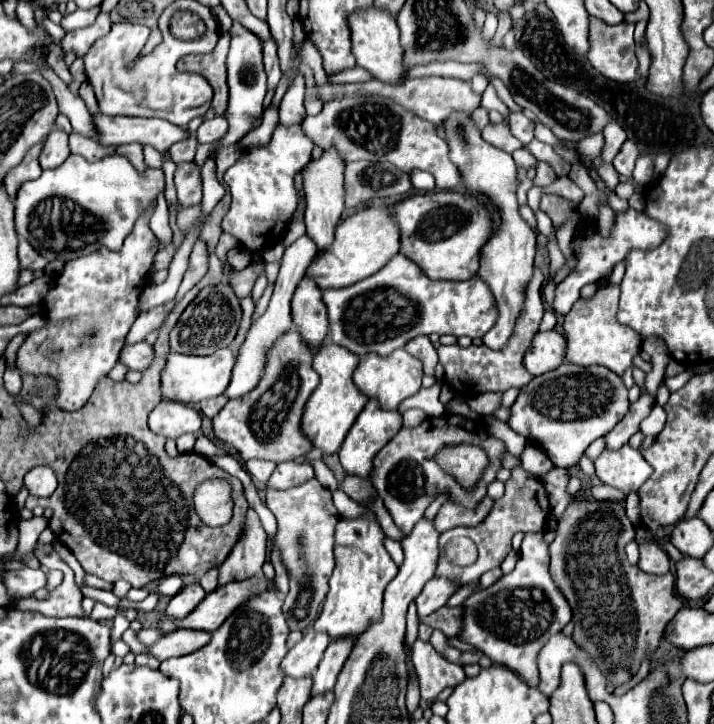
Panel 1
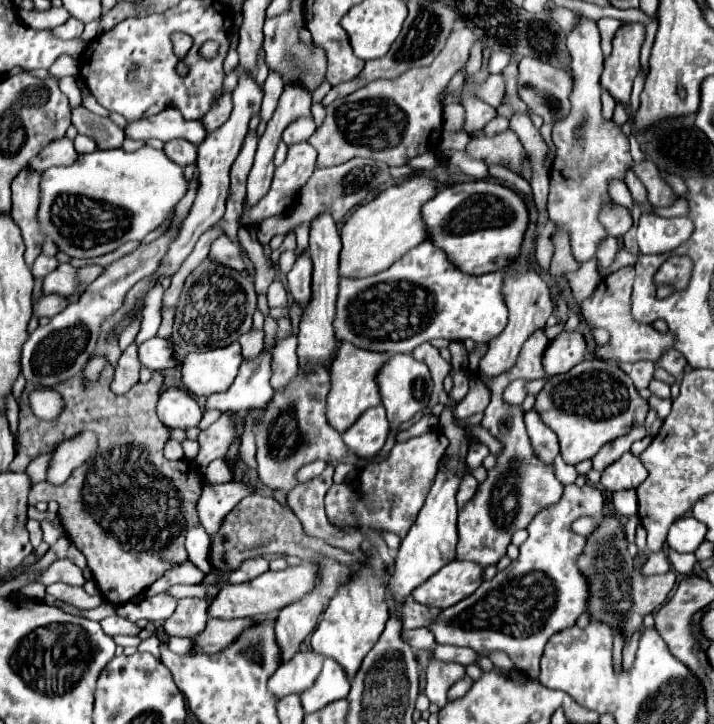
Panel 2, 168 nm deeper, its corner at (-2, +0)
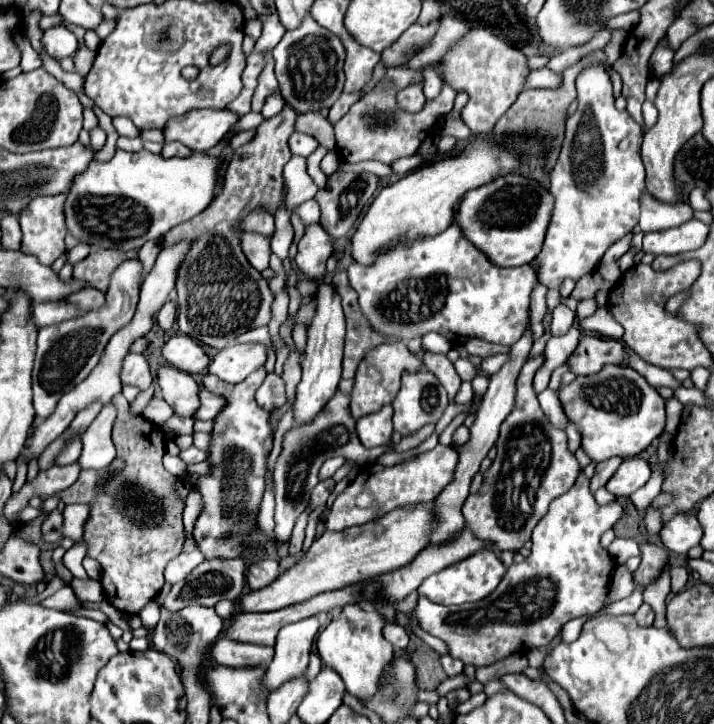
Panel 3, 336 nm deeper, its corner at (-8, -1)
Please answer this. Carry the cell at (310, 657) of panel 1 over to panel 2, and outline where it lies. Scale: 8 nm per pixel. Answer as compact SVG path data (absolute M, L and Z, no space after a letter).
M312 650L294 654L290 662L282 662L280 668L270 676L268 690L278 698L308 690L322 670L322 660L324 658L318 658L318 654Z

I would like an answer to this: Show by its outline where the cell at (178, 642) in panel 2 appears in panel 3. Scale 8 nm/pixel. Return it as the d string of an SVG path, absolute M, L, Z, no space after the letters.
M222 637L212 647L212 659L224 667L268 667L274 647L260 647L254 643L236 643Z

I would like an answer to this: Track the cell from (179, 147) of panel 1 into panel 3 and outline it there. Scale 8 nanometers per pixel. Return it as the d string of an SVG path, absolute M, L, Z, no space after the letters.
M172 141L172 143L166 143L162 147L162 153L160 155L164 155L164 157L188 157L188 155L192 155L192 151L188 147L184 147L182 143Z

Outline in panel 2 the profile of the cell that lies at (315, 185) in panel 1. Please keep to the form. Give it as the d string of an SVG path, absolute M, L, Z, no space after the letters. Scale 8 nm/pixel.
M326 212L310 222L310 248L308 254L314 262L312 272L312 302L304 308L304 318L298 328L298 360L300 364L328 364L336 350L336 338L332 320L336 314L336 294L338 294L338 254L340 254L340 234L334 218Z

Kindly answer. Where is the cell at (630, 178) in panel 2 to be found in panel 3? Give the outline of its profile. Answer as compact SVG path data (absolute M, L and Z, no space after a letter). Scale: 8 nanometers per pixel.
M650 193L642 197L642 215L640 215L640 229L642 233L662 231L670 227L678 227L694 217L694 209L688 203L668 205L654 199Z

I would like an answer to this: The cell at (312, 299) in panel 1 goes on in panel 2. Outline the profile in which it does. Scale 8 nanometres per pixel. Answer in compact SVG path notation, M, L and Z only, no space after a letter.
M304 252L296 258L296 264L288 274L288 290L290 290L292 298L296 300L296 304L300 304L302 308L310 304L310 298L312 298L312 260L310 260L308 252Z

